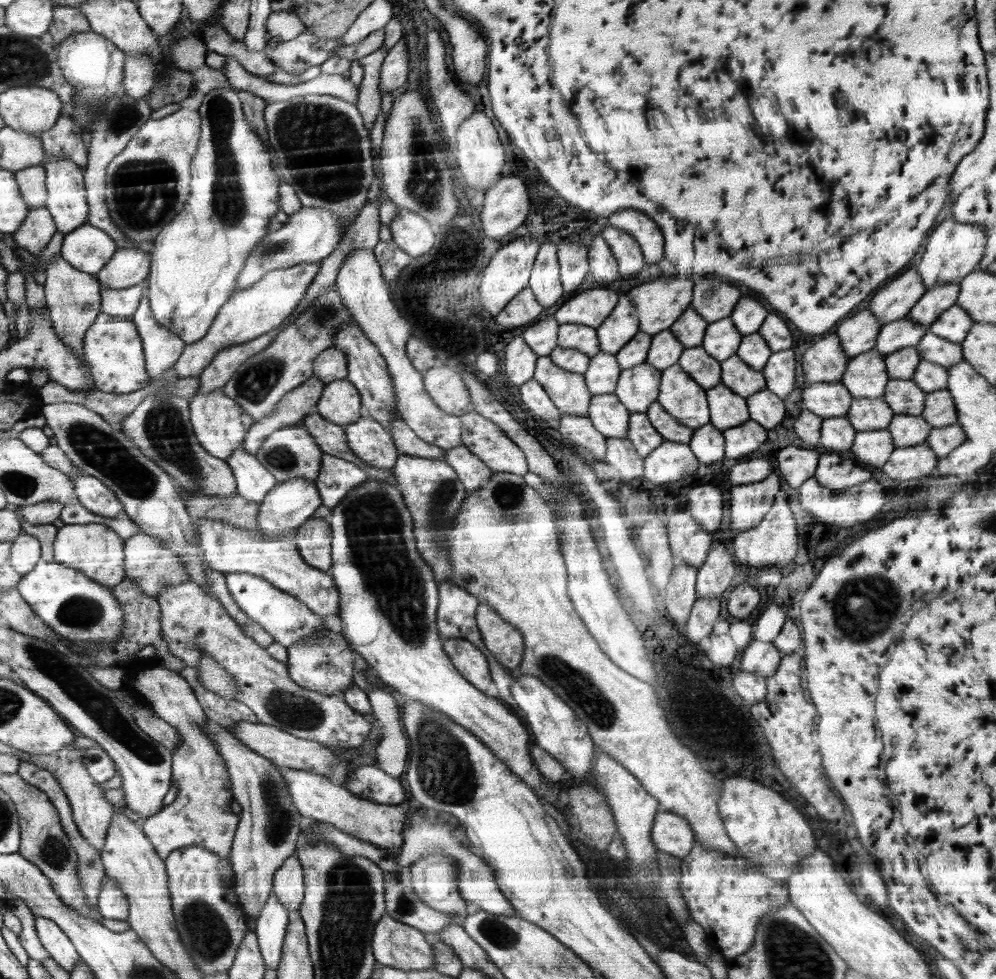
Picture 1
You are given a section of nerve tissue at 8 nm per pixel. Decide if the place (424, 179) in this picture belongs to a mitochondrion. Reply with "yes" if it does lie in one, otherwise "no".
yes

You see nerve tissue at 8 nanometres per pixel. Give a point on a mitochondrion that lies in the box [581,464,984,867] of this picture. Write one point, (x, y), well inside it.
(861, 624)

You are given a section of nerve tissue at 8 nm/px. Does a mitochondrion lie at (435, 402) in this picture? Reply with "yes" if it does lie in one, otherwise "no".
no

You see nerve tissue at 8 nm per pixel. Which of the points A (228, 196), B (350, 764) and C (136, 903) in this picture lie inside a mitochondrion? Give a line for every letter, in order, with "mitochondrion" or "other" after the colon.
A: mitochondrion
B: other
C: other

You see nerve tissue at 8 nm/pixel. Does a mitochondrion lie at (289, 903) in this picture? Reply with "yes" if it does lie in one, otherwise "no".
no

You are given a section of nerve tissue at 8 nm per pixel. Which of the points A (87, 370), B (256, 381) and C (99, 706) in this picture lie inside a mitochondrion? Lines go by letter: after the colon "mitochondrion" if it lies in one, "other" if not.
A: other
B: mitochondrion
C: mitochondrion

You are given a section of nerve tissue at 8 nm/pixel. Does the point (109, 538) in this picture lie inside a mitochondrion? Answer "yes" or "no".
no

